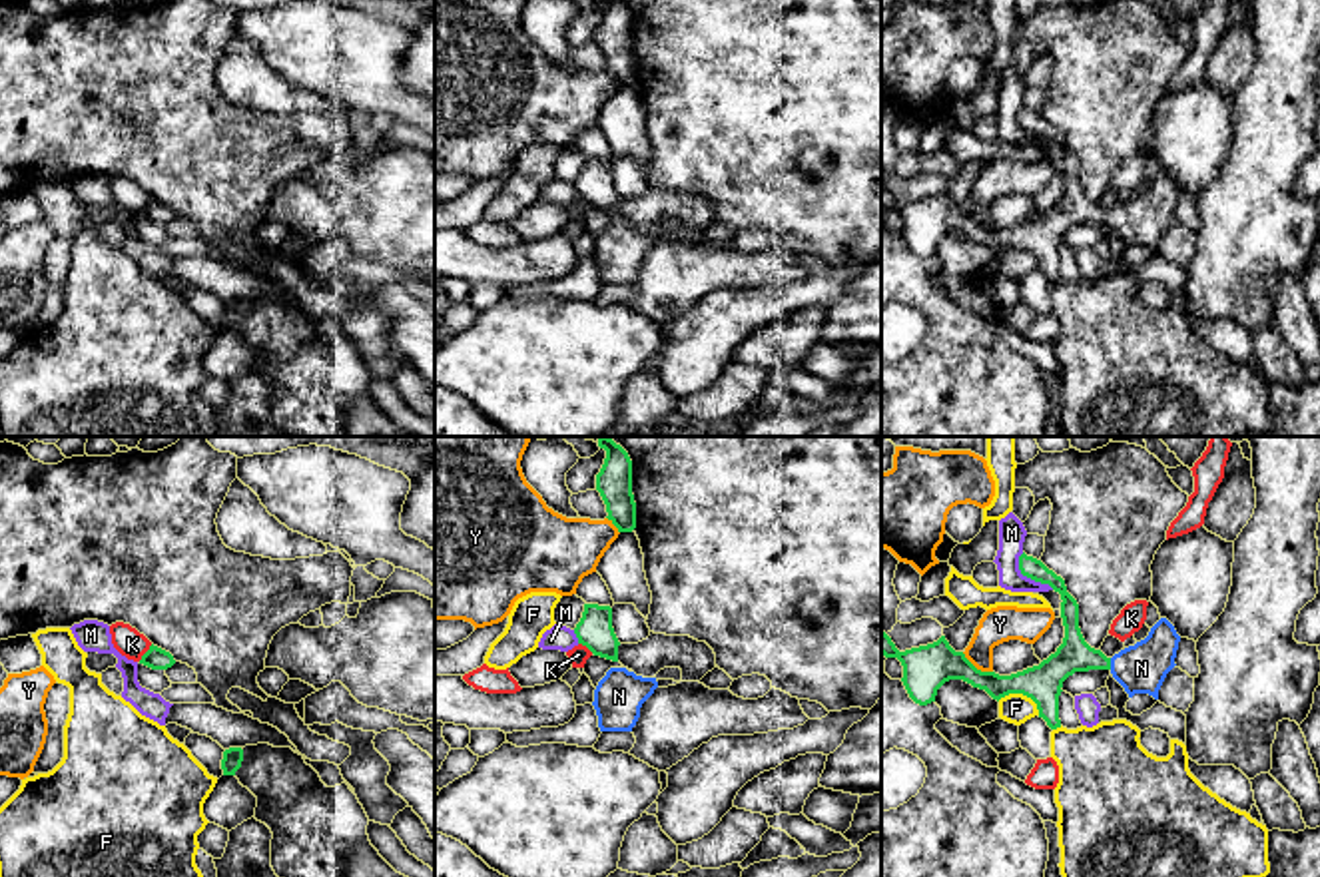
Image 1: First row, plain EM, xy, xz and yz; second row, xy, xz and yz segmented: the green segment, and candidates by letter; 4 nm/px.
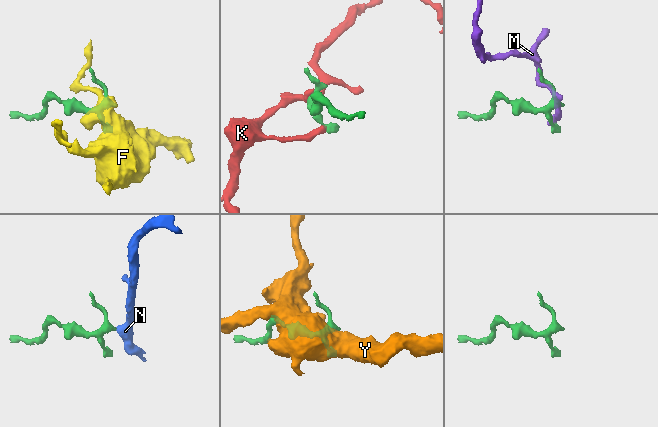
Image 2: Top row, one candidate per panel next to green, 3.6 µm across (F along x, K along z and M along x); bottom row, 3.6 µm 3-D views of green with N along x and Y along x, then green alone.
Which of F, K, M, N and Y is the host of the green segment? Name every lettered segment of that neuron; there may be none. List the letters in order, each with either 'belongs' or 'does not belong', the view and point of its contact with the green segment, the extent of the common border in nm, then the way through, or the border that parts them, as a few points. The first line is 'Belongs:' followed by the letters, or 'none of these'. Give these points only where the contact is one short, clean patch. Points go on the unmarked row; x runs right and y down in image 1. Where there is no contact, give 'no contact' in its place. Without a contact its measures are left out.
Belongs: N
F: does not belong; contact yz (1021, 246); length 190 nm
K: does not belong; contact xy (146, 206); length 90 nm
M: does not belong; contact yz (1027, 130); length 200 nm
N: belongs; contact yz (1109, 218); length 50 nm; way yz (1073, 208), (1109, 218), (1141, 222)
Y: does not belong; contact yz (976, 222); length 150 nm; border yz (962, 206), (978, 222), (991, 226)

